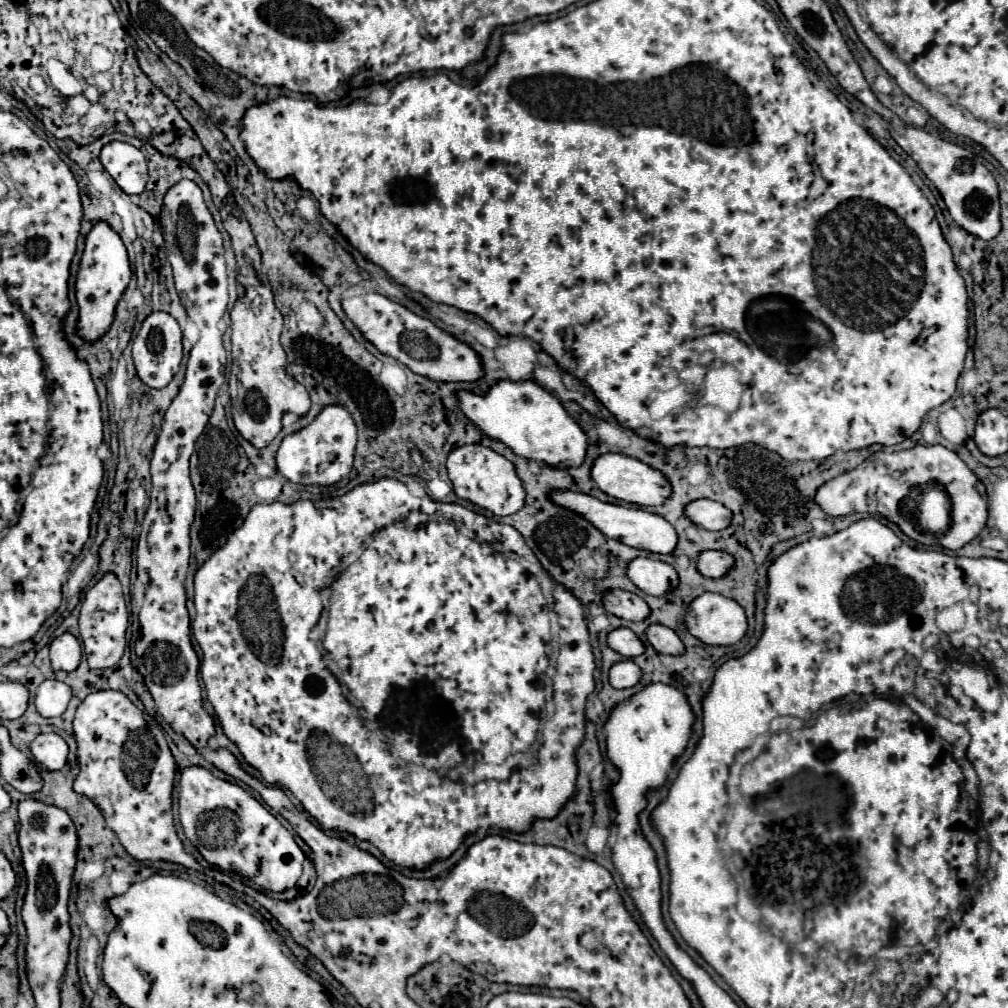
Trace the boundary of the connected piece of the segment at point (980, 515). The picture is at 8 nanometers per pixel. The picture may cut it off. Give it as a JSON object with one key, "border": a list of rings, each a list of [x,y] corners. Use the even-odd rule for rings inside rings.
{"border":[[[940,444],[936,446],[914,446],[910,450],[900,452],[876,452],[854,468],[852,472],[846,472],[828,484],[822,484],[816,492],[816,504],[820,504],[822,512],[828,516],[846,516],[852,512],[866,512],[870,516],[878,514],[894,524],[910,536],[912,540],[920,544],[940,544],[948,550],[958,550],[966,546],[970,540],[974,540],[980,530],[986,524],[988,518],[988,506],[986,506],[986,490],[984,484],[974,476],[974,472],[960,460],[960,456]],[[928,482],[940,484],[952,502],[952,526],[948,532],[934,536],[932,532],[922,530],[918,524],[906,520],[900,514],[900,502],[906,498],[910,488],[924,486]]]}

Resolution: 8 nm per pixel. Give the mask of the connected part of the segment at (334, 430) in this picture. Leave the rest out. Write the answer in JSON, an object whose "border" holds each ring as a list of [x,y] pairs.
{"border":[[[326,406],[316,420],[304,430],[290,434],[282,440],[276,454],[278,472],[294,484],[320,484],[332,486],[352,470],[356,446],[356,424],[342,406]]]}

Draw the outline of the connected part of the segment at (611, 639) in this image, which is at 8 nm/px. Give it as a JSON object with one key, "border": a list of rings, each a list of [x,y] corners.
{"border":[[[616,628],[608,632],[608,646],[622,654],[624,658],[634,658],[644,652],[644,644],[636,638],[636,634],[630,628]]]}

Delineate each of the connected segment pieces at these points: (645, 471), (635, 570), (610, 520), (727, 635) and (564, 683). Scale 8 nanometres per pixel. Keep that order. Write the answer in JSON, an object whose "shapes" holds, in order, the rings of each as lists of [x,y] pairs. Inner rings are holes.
{"shapes":[[[[602,454],[602,456],[598,456],[592,464],[590,476],[602,492],[610,494],[612,498],[618,498],[618,500],[624,500],[630,504],[638,504],[638,506],[658,506],[672,492],[668,480],[658,470],[654,470],[654,468],[650,468],[650,466],[642,464],[640,460],[634,460],[626,454]]],[[[636,558],[628,564],[626,576],[646,594],[662,596],[676,588],[678,576],[676,570],[662,562],[662,560],[650,560],[650,558]]],[[[552,490],[548,494],[548,498],[556,506],[568,508],[570,512],[576,512],[576,514],[584,516],[584,520],[588,520],[604,536],[620,540],[622,544],[628,544],[628,546],[634,546],[634,548],[640,548],[640,550],[648,550],[648,552],[658,552],[658,554],[670,554],[676,548],[676,542],[678,542],[676,530],[672,528],[672,524],[668,524],[658,514],[650,514],[642,508],[628,508],[628,506],[602,502],[594,496],[588,496],[584,492],[574,492],[574,490]]],[[[704,592],[688,604],[684,624],[692,636],[710,646],[736,644],[748,628],[744,608],[714,592]]],[[[382,478],[378,482],[356,486],[352,492],[335,498],[335,508],[318,510],[314,506],[314,502],[310,502],[310,500],[298,500],[294,504],[272,502],[272,504],[254,506],[252,512],[248,514],[248,518],[244,520],[242,528],[238,528],[230,534],[226,546],[216,550],[212,554],[212,558],[202,564],[202,568],[196,572],[196,578],[194,578],[196,618],[194,618],[192,630],[194,630],[194,638],[196,638],[196,642],[198,642],[198,646],[202,648],[202,654],[204,654],[204,660],[202,660],[202,666],[200,666],[200,676],[206,684],[208,700],[214,706],[216,716],[220,718],[224,734],[240,748],[246,762],[252,764],[256,770],[260,770],[262,778],[268,784],[276,782],[284,788],[290,788],[290,792],[302,802],[302,806],[324,828],[340,828],[340,830],[346,830],[346,832],[354,834],[360,840],[372,842],[388,860],[396,862],[398,866],[424,868],[436,858],[448,858],[458,848],[458,844],[462,844],[464,836],[476,832],[478,826],[480,828],[498,826],[498,828],[504,828],[504,830],[526,832],[532,826],[532,820],[556,816],[556,812],[564,806],[568,796],[572,796],[572,792],[574,792],[576,772],[578,772],[576,762],[574,762],[574,750],[580,746],[580,742],[584,738],[584,702],[586,702],[586,696],[594,692],[592,672],[594,672],[596,664],[594,664],[592,648],[590,648],[590,642],[588,642],[588,628],[586,628],[586,622],[584,622],[584,608],[582,608],[580,600],[574,598],[564,588],[556,590],[554,592],[554,612],[556,612],[558,624],[560,624],[560,654],[558,654],[556,668],[554,668],[554,676],[556,676],[556,714],[541,725],[538,734],[538,752],[536,752],[532,764],[531,758],[507,758],[504,761],[504,758],[510,752],[518,752],[518,750],[520,752],[530,752],[530,748],[536,740],[540,714],[544,712],[544,691],[546,692],[547,715],[553,714],[555,710],[552,699],[552,682],[546,679],[543,682],[544,690],[542,690],[542,684],[540,684],[542,676],[544,676],[544,670],[548,668],[550,624],[548,624],[548,616],[546,616],[546,610],[544,610],[546,600],[540,592],[540,586],[536,584],[536,580],[532,577],[534,577],[534,573],[542,568],[538,559],[537,561],[529,560],[534,560],[534,554],[524,544],[524,538],[520,536],[520,532],[514,530],[512,526],[500,524],[496,520],[488,520],[488,518],[484,518],[480,514],[474,514],[472,510],[466,510],[464,506],[458,506],[458,504],[442,504],[442,502],[430,502],[428,498],[416,498],[408,492],[408,488],[402,482],[398,482],[394,478]],[[414,510],[424,512],[424,514],[430,512],[430,514],[446,518],[446,520],[444,522],[430,522],[430,524],[426,524],[422,528],[416,528],[416,530],[394,524],[394,522],[406,520],[408,514],[414,512]],[[456,524],[464,524],[470,530],[474,530],[476,536],[482,542],[474,542],[468,536],[464,536],[462,532],[458,532]],[[340,565],[348,568],[342,570],[340,576],[338,576],[338,566]],[[252,578],[264,578],[268,582],[268,586],[250,586],[248,588]],[[324,588],[330,588],[332,594],[330,594],[330,618],[328,618],[327,628],[321,639],[322,642],[320,642],[320,640],[312,640],[310,632],[316,628],[316,622],[320,620],[320,612],[322,612],[322,592],[320,590],[324,590]],[[377,718],[382,718],[392,730],[401,730],[394,733],[394,744],[400,758],[407,762],[412,760],[411,754],[420,755],[423,753],[422,750],[426,754],[436,754],[446,744],[458,744],[460,750],[464,752],[462,756],[466,758],[466,762],[468,764],[474,762],[474,764],[467,766],[463,762],[450,770],[449,777],[451,780],[442,780],[442,786],[426,786],[422,792],[416,792],[410,786],[410,778],[408,778],[406,770],[394,760],[388,746],[378,738],[378,734],[374,730],[366,728],[366,726],[373,727]],[[476,760],[492,762],[492,764],[479,763]],[[452,780],[462,781],[462,784],[452,782]]]]}

